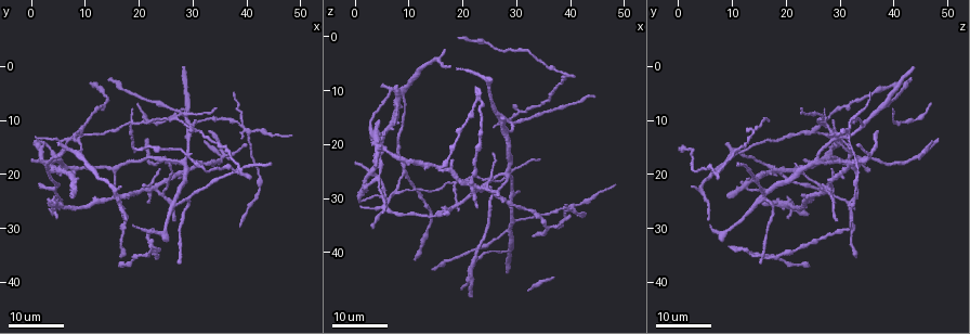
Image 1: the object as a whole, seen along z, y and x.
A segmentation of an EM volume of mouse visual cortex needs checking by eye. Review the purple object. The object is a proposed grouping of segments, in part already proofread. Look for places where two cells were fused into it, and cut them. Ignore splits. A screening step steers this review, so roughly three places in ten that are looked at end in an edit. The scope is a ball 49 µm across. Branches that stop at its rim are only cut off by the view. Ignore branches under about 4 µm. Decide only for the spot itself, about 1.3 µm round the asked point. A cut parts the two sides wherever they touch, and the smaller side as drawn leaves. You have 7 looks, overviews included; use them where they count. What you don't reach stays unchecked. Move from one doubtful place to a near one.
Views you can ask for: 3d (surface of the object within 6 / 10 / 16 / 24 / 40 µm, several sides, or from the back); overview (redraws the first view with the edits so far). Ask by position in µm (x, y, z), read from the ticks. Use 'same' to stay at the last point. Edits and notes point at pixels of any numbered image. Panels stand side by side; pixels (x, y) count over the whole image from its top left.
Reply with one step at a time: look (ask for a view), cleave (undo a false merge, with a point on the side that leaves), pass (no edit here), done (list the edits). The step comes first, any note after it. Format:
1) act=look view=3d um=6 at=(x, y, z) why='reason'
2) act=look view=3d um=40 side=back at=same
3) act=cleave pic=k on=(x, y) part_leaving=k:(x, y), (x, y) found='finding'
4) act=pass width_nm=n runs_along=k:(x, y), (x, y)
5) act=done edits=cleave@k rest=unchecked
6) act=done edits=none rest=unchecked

act=look view=3d um=16 at=(36.0, 16.5, 35.5) why='branch point'

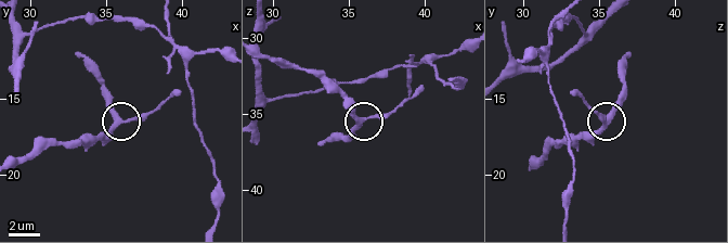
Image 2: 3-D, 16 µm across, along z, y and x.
act=look view=3d um=6 at=(35.6, 16.8, 35.6)

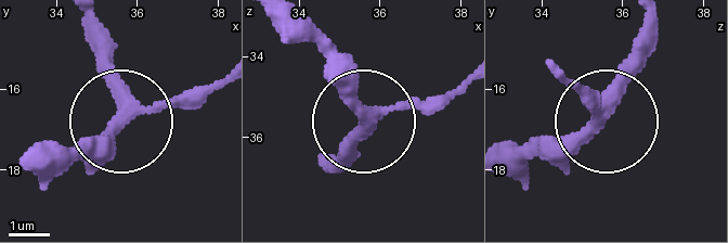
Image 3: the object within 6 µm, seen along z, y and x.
act=pass width_nm=310 runs_along=3:(564, 78), (602, 113), (653, 51) found='continuous, no second cell'

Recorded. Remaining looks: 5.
act=look view=3d um=16 at=(23.5, 23.5, 28.0)

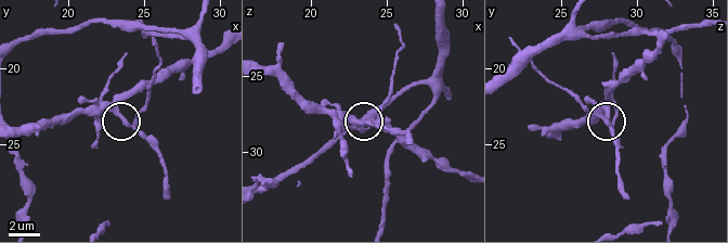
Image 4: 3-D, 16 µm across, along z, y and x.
act=look view=3d um=10 at=(23.2, 23.0, 28.0)

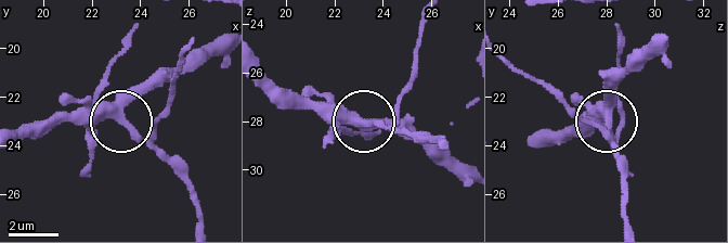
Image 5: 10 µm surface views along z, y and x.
act=pass found='continuous, no second cell'

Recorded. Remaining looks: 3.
act=look view=3d um=24 at=(18.5, 10.5, 27.5) why='four-way junction'

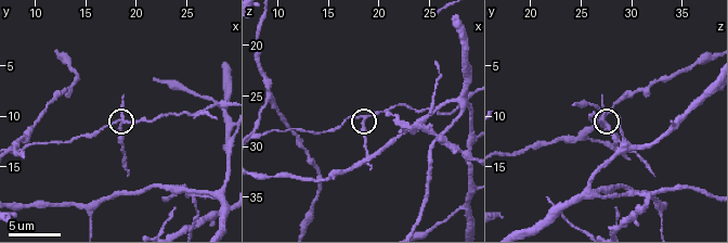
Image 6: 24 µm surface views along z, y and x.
act=look view=3d um=6 at=(18.4, 10.4, 27.2)

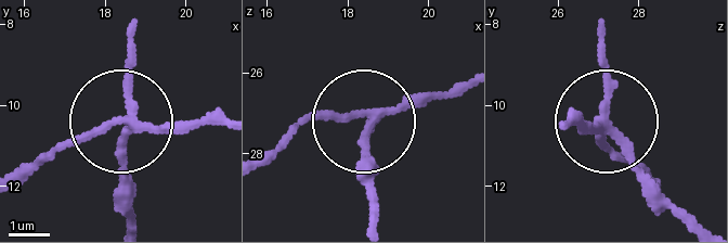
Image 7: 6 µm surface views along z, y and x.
act=look view=3d um=6 side=back at=(18.60, 10.60, 27.40)

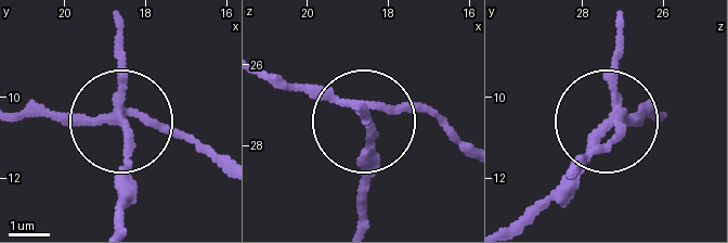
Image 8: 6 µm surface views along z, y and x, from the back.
act=cleave pic=8 on=(115, 52) width_nm=220 part_leaving=8:(117, 115), (128, 142), (117, 222) found='two cells meet here'

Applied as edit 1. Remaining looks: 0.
act=done edits=cleave@8 rest=unchecked

